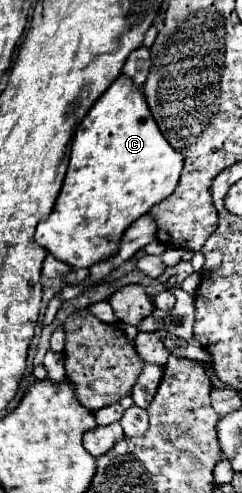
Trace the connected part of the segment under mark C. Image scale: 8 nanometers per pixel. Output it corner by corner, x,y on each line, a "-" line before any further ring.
118,76
78,126
72,138
70,164
62,190
52,214
36,226
34,240
72,268
90,268
98,260
106,260
106,256
112,256
118,250
126,228
174,192
180,180
182,162
182,154
174,150
158,130
144,94
136,90
128,76

